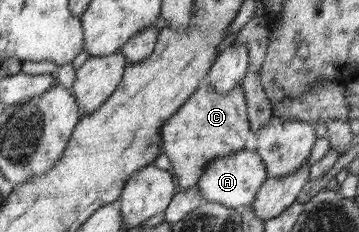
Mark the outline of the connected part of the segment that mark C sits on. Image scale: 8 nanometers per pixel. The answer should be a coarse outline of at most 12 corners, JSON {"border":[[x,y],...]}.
{"border":[[205,81],[160,128],[180,190],[252,133],[241,85]]}

